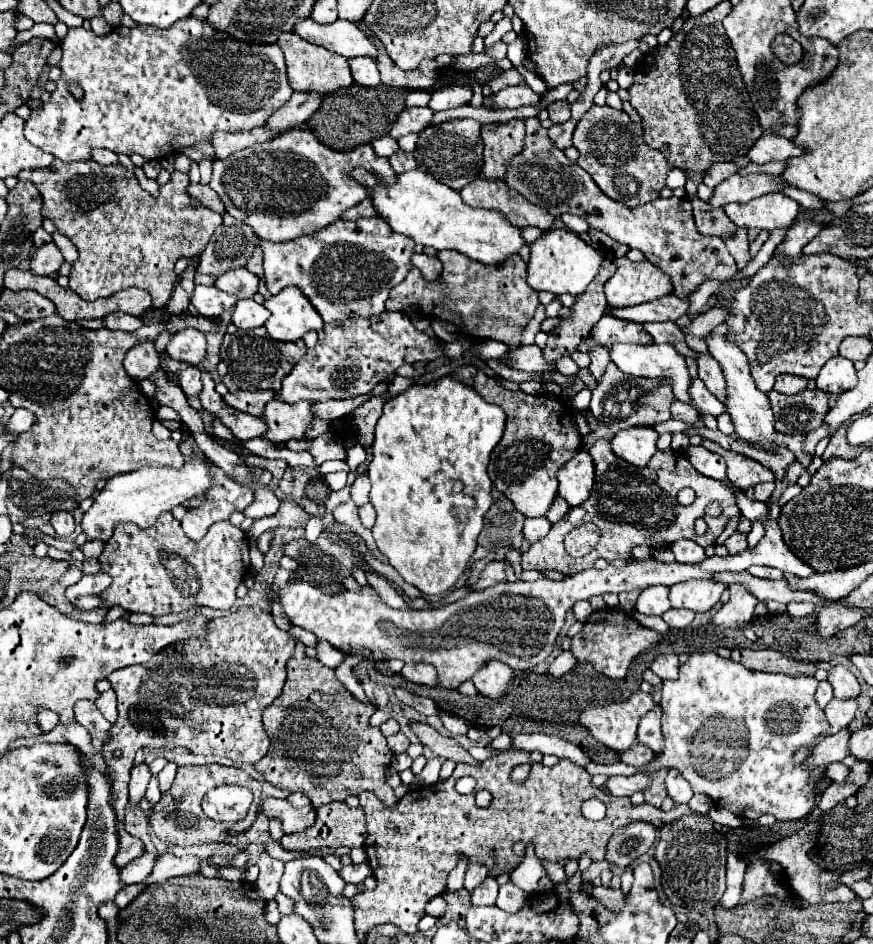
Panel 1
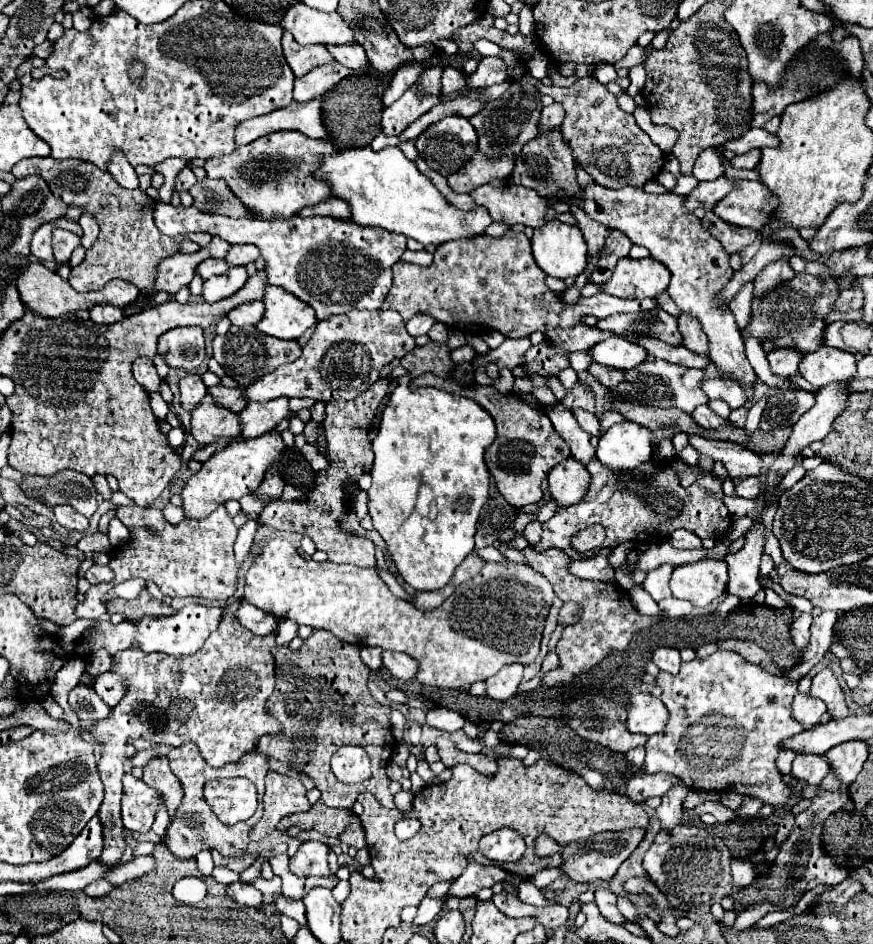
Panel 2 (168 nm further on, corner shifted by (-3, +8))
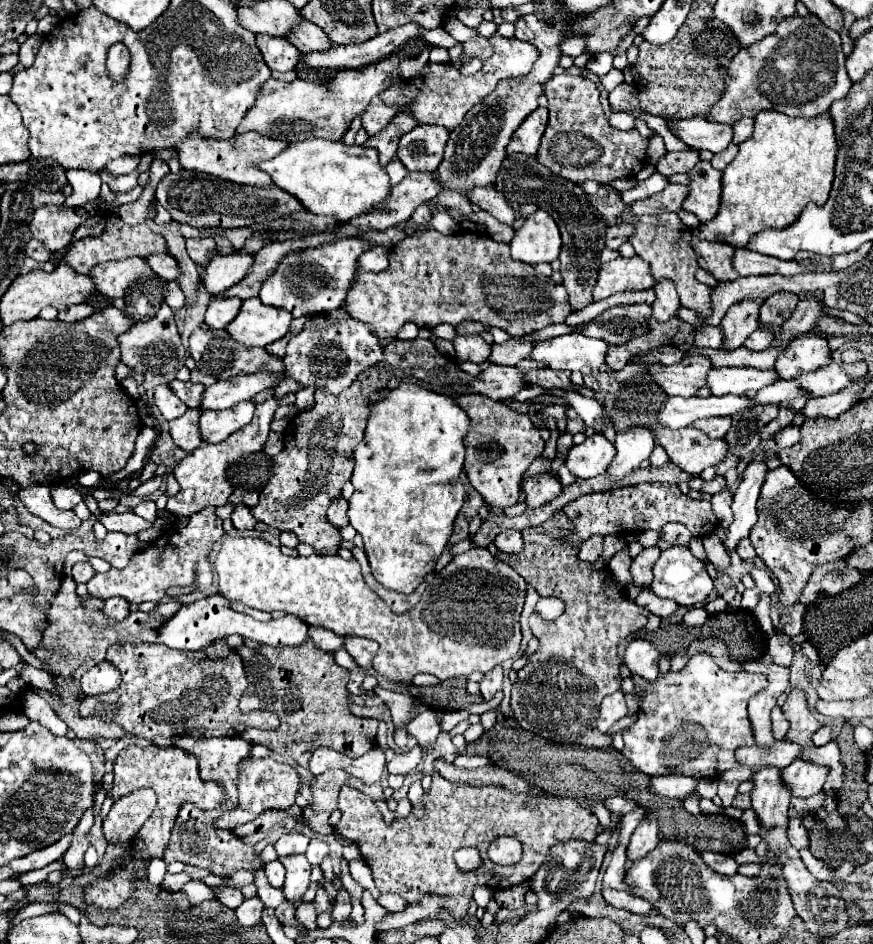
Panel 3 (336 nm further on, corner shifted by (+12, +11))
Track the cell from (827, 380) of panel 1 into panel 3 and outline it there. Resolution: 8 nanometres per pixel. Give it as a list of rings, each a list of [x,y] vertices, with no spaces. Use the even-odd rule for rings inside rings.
[[[804,332],[794,338],[786,350],[780,352],[776,360],[776,370],[782,378],[800,376],[800,372],[810,372],[828,364],[828,342],[822,336]]]

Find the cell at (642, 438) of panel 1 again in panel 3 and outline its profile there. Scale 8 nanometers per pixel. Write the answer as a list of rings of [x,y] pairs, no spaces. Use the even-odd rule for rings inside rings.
[[[588,436],[580,446],[572,446],[566,456],[566,468],[576,478],[592,478],[604,474],[612,456],[616,454],[614,444],[604,436]]]

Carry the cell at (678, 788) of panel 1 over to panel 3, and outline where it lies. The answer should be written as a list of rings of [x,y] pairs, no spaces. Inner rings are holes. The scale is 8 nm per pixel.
[[[644,818],[638,828],[632,834],[632,840],[628,844],[628,860],[640,860],[644,858],[648,852],[652,852],[656,848],[656,844],[660,842],[658,838],[658,820],[656,818]]]

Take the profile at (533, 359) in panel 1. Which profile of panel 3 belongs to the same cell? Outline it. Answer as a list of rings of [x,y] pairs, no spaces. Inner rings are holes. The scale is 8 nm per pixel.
[[[470,334],[470,336],[454,336],[452,344],[454,344],[456,356],[460,360],[468,360],[468,362],[474,362],[474,364],[486,362],[488,352],[492,348],[490,344],[486,344],[482,340],[482,336],[476,336],[476,334]]]

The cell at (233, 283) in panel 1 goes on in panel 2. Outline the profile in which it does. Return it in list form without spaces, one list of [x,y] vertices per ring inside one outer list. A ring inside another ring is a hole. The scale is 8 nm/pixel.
[[[207,259],[207,261],[203,261],[201,265],[199,265],[199,275],[203,277],[203,279],[209,279],[209,277],[213,277],[213,275],[223,275],[223,273],[227,273],[229,271],[229,265],[227,265],[227,261],[225,259]]]

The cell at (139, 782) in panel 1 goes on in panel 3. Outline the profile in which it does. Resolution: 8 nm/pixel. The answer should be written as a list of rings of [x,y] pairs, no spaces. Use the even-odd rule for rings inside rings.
[[[152,790],[132,792],[122,796],[102,822],[102,832],[108,844],[118,844],[132,840],[140,830],[140,824],[150,816],[156,806],[156,794]]]

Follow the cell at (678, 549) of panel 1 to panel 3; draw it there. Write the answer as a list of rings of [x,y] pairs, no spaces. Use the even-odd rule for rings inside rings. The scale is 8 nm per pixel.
[[[666,524],[662,530],[660,530],[660,540],[658,540],[658,548],[660,550],[668,550],[670,546],[688,546],[692,534],[688,532],[686,526],[682,524]]]

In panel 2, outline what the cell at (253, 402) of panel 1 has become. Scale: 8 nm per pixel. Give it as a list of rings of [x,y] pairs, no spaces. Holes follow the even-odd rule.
[[[217,385],[217,387],[209,387],[211,395],[215,397],[215,401],[223,407],[229,407],[231,411],[239,413],[243,411],[243,407],[247,407],[247,397],[245,397],[245,387],[235,387],[235,389],[229,389],[229,387],[223,387],[223,385]]]

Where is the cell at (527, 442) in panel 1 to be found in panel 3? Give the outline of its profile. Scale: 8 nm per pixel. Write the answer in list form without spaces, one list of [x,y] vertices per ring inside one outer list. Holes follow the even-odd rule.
[[[462,394],[456,398],[456,404],[470,418],[470,428],[464,436],[464,472],[470,484],[480,492],[488,506],[514,506],[520,498],[520,482],[524,472],[544,450],[544,440],[538,428],[532,426],[528,414],[514,412],[504,402],[494,402],[480,394]]]

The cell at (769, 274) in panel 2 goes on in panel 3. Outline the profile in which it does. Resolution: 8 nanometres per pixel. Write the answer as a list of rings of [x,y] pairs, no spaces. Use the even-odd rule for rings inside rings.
[[[742,300],[726,312],[720,324],[724,334],[724,344],[720,346],[722,350],[736,350],[744,346],[744,340],[748,338],[748,334],[752,334],[760,324],[758,320],[760,304],[762,300]]]

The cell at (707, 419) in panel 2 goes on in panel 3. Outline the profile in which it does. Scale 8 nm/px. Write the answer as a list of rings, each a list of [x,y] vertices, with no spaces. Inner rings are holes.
[[[720,416],[720,418],[708,418],[708,420],[696,420],[696,424],[692,424],[694,428],[706,432],[712,438],[724,438],[726,432],[730,430],[730,422],[732,418],[728,416]]]

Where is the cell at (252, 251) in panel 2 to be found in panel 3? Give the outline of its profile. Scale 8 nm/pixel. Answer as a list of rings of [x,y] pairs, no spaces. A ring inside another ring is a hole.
[[[188,238],[188,240],[186,240],[186,252],[188,252],[188,256],[190,256],[192,260],[200,262],[200,274],[206,272],[206,266],[208,266],[208,262],[210,262],[208,252],[210,252],[212,248],[216,248],[216,244],[214,244],[212,238]]]

